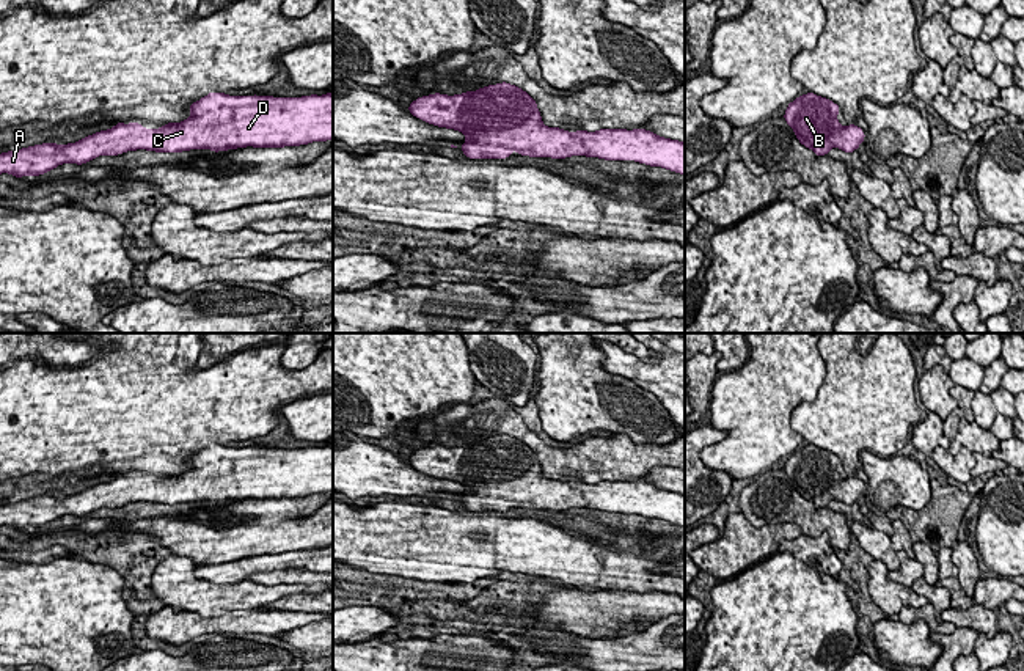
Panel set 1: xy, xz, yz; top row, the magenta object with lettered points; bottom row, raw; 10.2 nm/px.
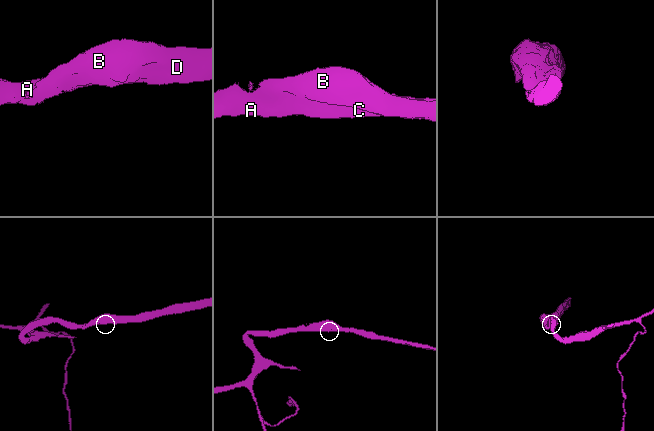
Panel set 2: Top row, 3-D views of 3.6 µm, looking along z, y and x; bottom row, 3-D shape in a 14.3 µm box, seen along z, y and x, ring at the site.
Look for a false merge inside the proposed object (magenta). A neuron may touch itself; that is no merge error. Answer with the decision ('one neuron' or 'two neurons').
one neuron

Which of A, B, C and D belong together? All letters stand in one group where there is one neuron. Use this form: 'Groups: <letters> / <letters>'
Groups: A B C D

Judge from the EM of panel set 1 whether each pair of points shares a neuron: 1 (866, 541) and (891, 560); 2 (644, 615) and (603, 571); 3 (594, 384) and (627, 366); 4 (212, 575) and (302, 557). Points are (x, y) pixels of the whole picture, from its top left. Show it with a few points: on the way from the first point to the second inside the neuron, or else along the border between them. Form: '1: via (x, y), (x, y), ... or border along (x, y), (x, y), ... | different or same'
1: via (872, 541), (885, 553) | same
2: border along (583, 588), (624, 588), (640, 593), (657, 593) | different
3: border along (600, 349), (608, 371), (646, 390) | different
4: via (234, 571), (256, 563), (280, 561) | same

